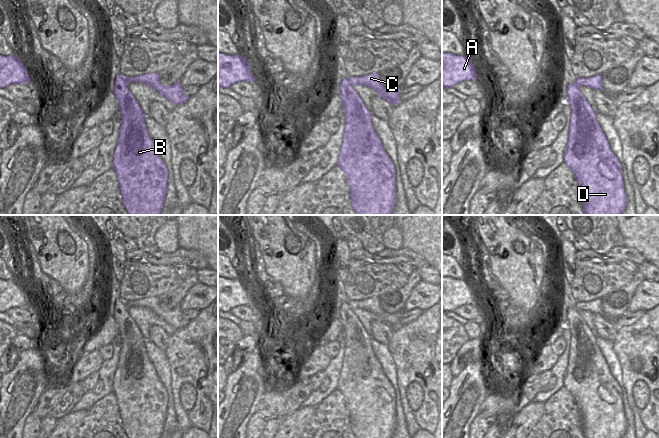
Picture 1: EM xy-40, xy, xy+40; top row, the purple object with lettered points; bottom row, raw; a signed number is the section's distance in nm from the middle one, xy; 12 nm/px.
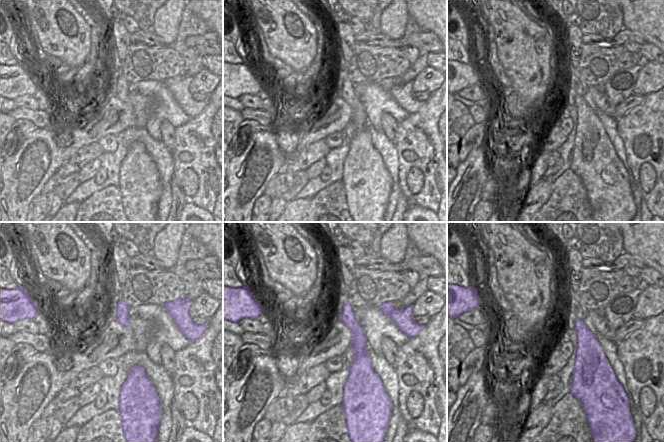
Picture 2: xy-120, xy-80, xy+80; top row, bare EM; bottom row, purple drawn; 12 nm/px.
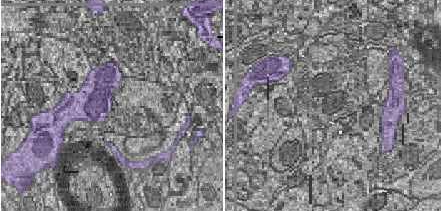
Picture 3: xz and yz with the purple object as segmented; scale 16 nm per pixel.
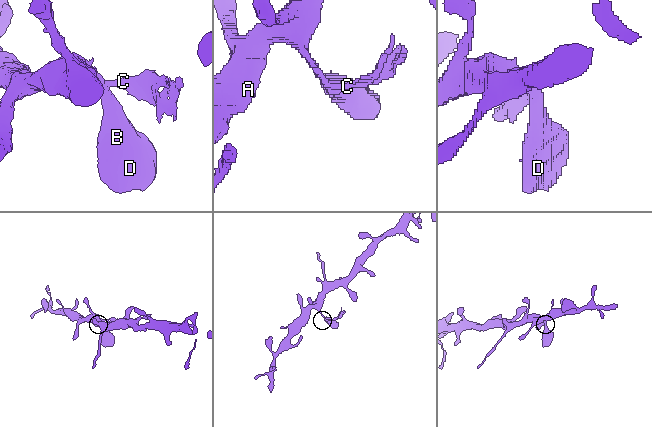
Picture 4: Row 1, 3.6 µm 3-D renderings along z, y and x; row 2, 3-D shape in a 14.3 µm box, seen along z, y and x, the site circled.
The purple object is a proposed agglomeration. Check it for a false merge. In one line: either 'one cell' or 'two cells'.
two cells

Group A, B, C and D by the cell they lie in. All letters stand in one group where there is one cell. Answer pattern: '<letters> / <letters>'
A B D / C

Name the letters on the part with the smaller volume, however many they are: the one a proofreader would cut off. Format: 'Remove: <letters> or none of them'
Remove: C

